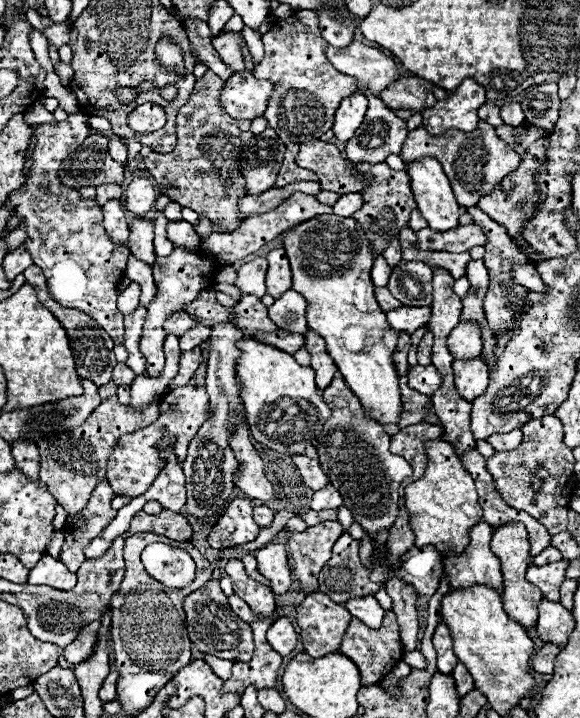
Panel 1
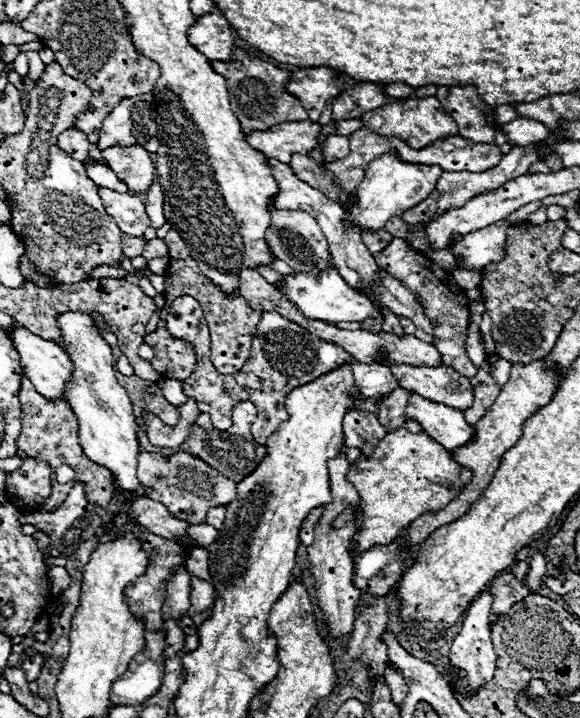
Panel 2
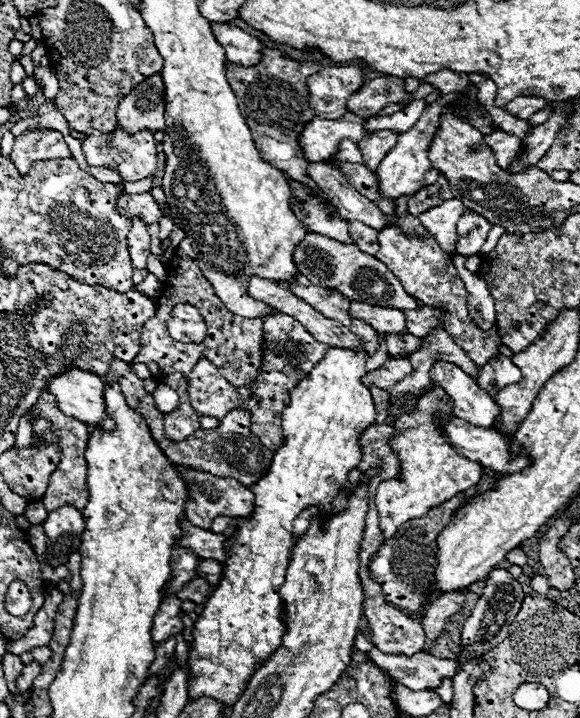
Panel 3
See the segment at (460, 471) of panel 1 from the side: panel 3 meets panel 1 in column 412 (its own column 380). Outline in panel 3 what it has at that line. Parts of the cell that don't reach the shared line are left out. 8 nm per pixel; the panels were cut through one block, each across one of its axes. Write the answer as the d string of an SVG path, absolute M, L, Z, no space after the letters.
M434 388L432 394L424 394L418 398L416 412L410 416L400 416L396 420L396 432L388 440L392 452L400 460L400 478L390 478L378 484L378 512L380 512L380 530L384 538L392 538L396 530L412 520L420 518L428 512L428 508L434 508L458 492L464 492L466 488L474 486L482 478L482 464L470 462L464 456L458 456L456 450L442 438L436 422L432 420L434 412L450 416L448 398L440 388Z

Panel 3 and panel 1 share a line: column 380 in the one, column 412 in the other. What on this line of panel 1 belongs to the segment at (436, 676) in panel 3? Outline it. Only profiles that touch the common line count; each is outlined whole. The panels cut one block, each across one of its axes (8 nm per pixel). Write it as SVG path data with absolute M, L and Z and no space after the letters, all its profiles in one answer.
M414 650L414 652L406 652L404 654L404 662L408 662L412 668L416 670L426 670L426 660L422 656L420 650Z

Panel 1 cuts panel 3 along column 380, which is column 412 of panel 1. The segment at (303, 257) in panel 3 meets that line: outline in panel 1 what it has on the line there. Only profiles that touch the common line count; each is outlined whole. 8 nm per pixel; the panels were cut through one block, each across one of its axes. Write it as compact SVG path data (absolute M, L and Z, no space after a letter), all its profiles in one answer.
M402 262L392 270L388 290L404 306L430 306L432 304L432 268L426 264Z

